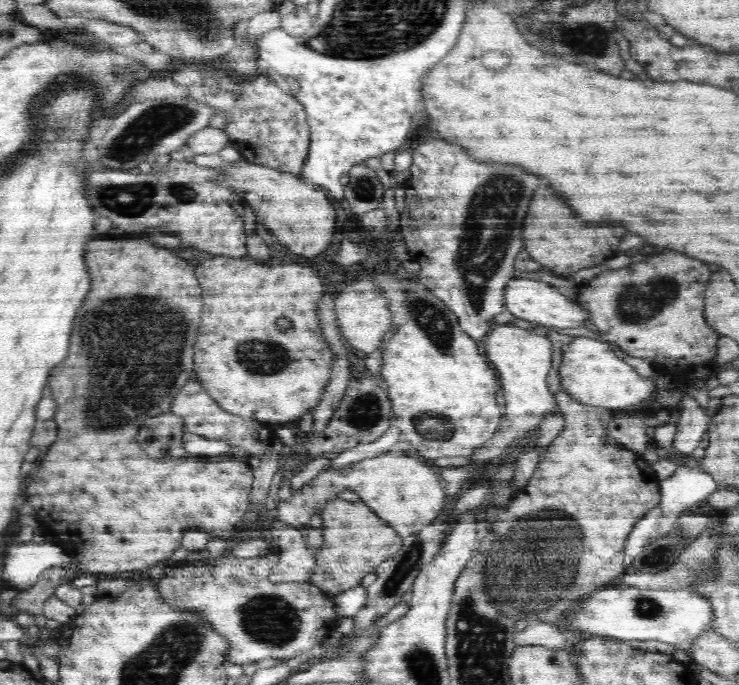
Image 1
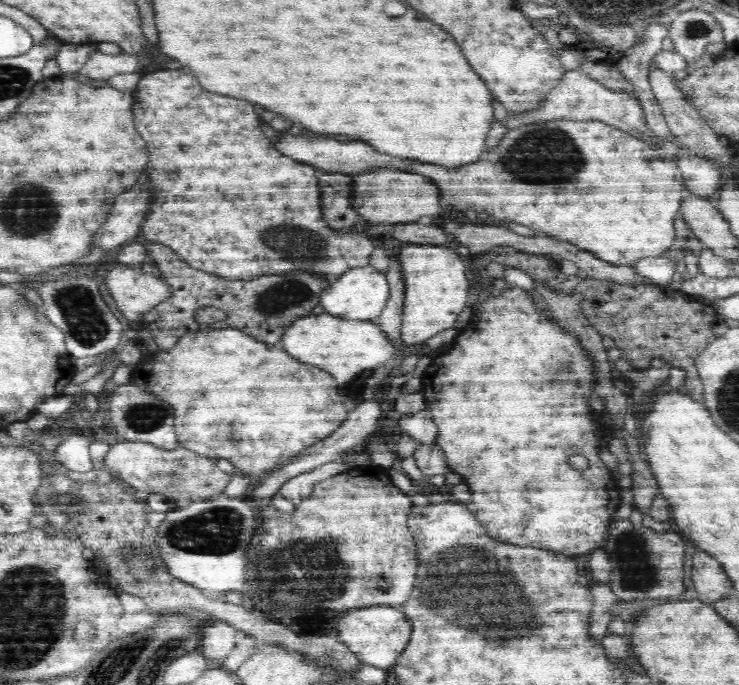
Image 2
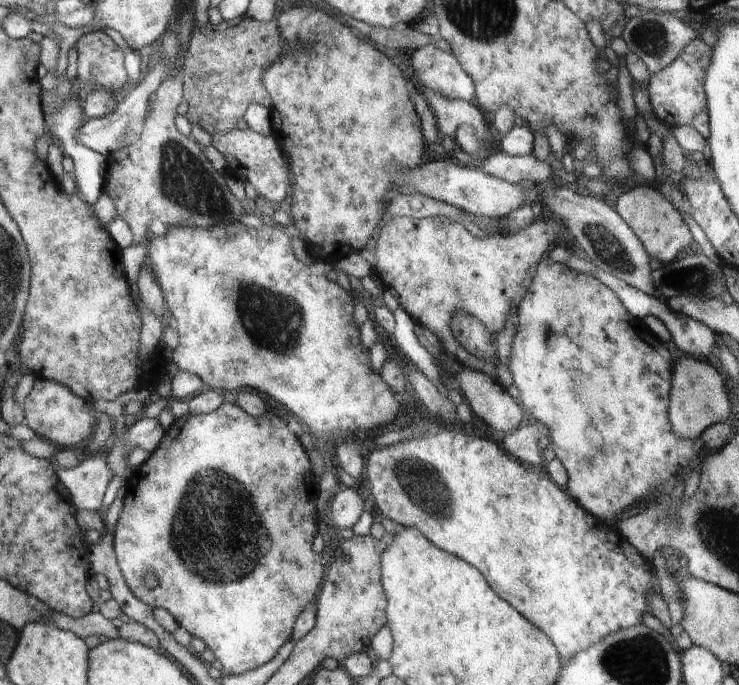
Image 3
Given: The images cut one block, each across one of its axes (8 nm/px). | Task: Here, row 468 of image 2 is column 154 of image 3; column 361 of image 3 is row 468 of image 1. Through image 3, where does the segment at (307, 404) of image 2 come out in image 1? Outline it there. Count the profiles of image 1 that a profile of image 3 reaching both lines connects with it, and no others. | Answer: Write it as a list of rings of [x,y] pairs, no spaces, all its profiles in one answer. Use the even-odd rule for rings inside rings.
[[[394,450],[380,454],[376,458],[366,458],[340,468],[340,470],[324,469],[316,478],[312,478],[306,486],[302,486],[296,494],[292,493],[290,500],[282,500],[278,509],[278,518],[282,522],[290,523],[300,528],[310,523],[314,512],[323,510],[326,502],[336,498],[344,490],[352,490],[366,502],[368,508],[386,521],[400,537],[404,538],[416,534],[428,526],[444,506],[444,490],[441,478],[432,466],[424,464],[424,460],[400,454],[392,454]]]

